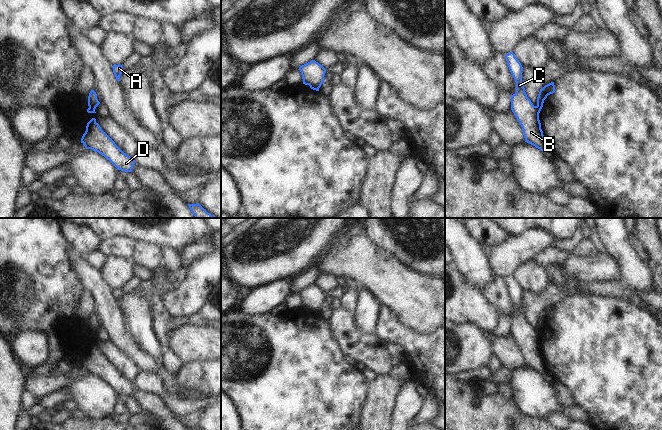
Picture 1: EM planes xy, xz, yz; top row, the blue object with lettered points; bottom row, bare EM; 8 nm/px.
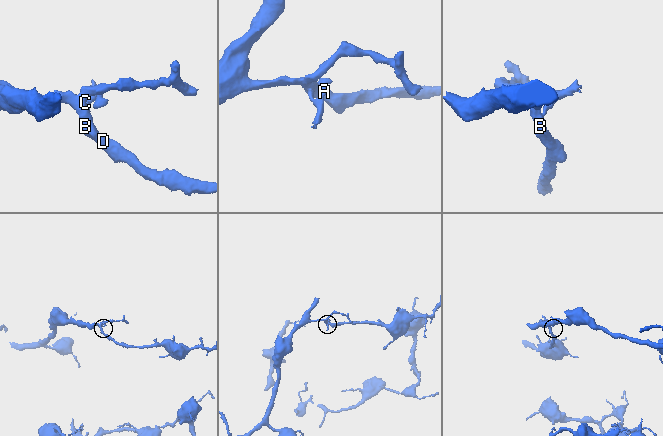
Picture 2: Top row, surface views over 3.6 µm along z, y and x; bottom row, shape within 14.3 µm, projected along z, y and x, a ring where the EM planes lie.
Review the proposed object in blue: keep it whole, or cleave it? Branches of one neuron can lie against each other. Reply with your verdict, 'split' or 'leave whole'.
split

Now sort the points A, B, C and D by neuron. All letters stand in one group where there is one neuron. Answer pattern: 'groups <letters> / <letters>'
groups A / B C D

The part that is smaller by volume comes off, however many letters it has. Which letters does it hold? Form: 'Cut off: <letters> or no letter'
Cut off: A

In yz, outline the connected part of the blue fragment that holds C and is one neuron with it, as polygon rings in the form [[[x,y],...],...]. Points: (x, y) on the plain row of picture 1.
[[[513,276],[506,278],[505,283],[516,306],[516,317],[511,319],[511,334],[522,351],[525,366],[545,376],[547,371],[539,344],[541,334],[527,321],[522,306],[523,291]]]

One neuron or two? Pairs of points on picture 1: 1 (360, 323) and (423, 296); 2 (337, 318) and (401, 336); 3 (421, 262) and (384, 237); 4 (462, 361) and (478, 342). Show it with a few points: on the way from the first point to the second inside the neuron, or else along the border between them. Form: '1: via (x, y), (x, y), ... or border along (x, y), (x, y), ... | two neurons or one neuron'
1: border along (365, 288), (382, 305) | two neurons
2: border along (372, 333), (385, 342) | two neurons
3: via (412, 254), (405, 251), (393, 239) | one neuron
4: via (464, 356), (473, 347) | one neuron

